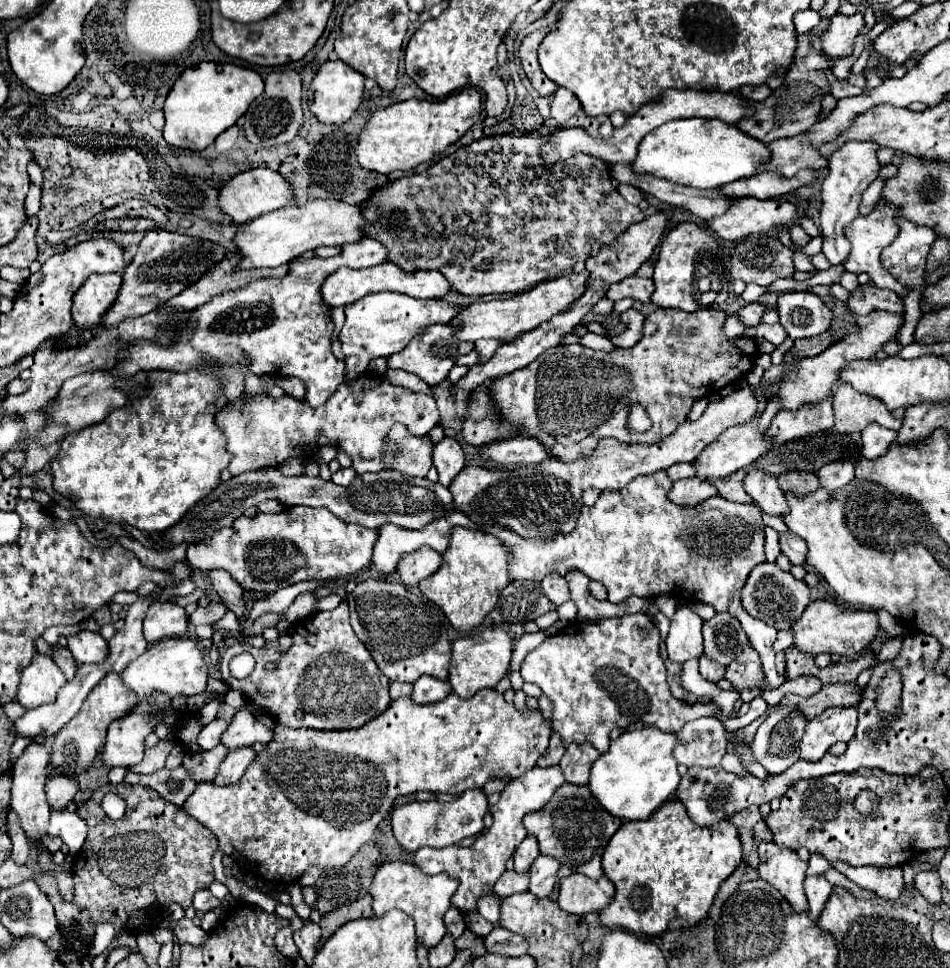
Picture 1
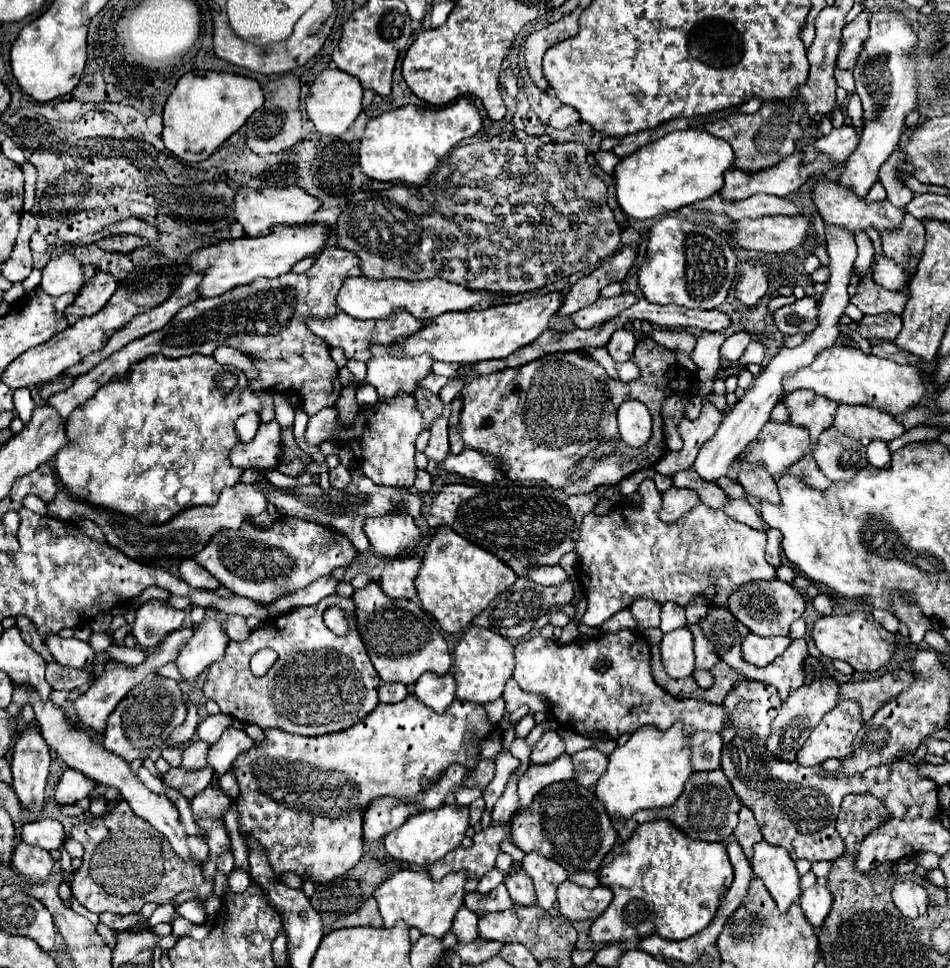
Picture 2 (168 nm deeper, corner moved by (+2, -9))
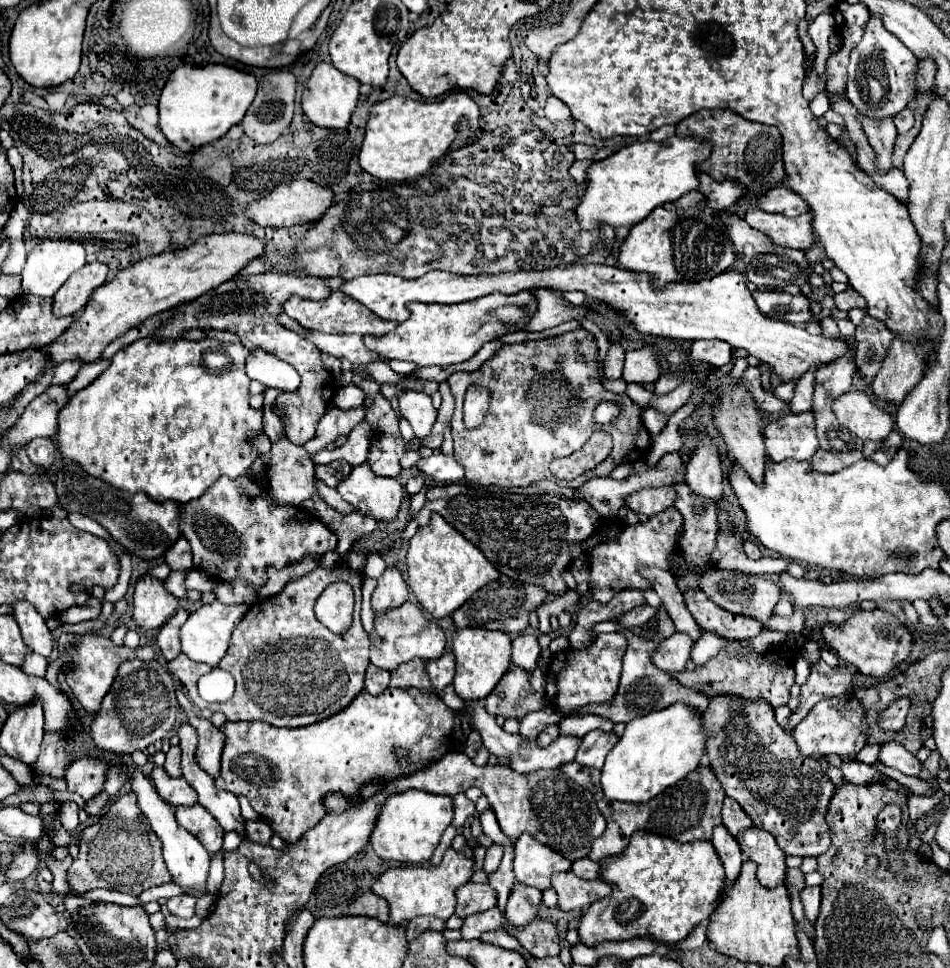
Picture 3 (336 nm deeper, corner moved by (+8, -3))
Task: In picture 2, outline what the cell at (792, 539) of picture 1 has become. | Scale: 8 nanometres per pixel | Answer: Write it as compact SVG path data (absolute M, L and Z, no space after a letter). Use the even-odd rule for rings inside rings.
M767 530L767 550L765 550L765 560L773 566L781 566L781 532L777 530Z

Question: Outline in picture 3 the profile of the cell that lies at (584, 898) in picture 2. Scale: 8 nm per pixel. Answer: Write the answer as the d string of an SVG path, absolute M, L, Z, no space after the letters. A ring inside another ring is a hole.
M555 872L551 876L551 886L559 896L557 906L563 912L585 910L599 898L605 898L611 894L611 886L601 878L581 880L573 872Z

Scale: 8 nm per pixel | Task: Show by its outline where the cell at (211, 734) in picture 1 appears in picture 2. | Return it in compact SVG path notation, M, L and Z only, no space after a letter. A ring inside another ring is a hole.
M193 740L193 744L183 752L181 768L185 770L199 770L207 766L207 744L201 744L201 740Z

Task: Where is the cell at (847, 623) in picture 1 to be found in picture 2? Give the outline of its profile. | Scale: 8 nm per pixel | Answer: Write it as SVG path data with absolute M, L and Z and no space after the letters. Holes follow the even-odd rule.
M851 612L845 616L819 618L811 632L819 652L831 660L843 660L857 672L875 672L889 664L897 650L897 636L887 632L871 612Z

